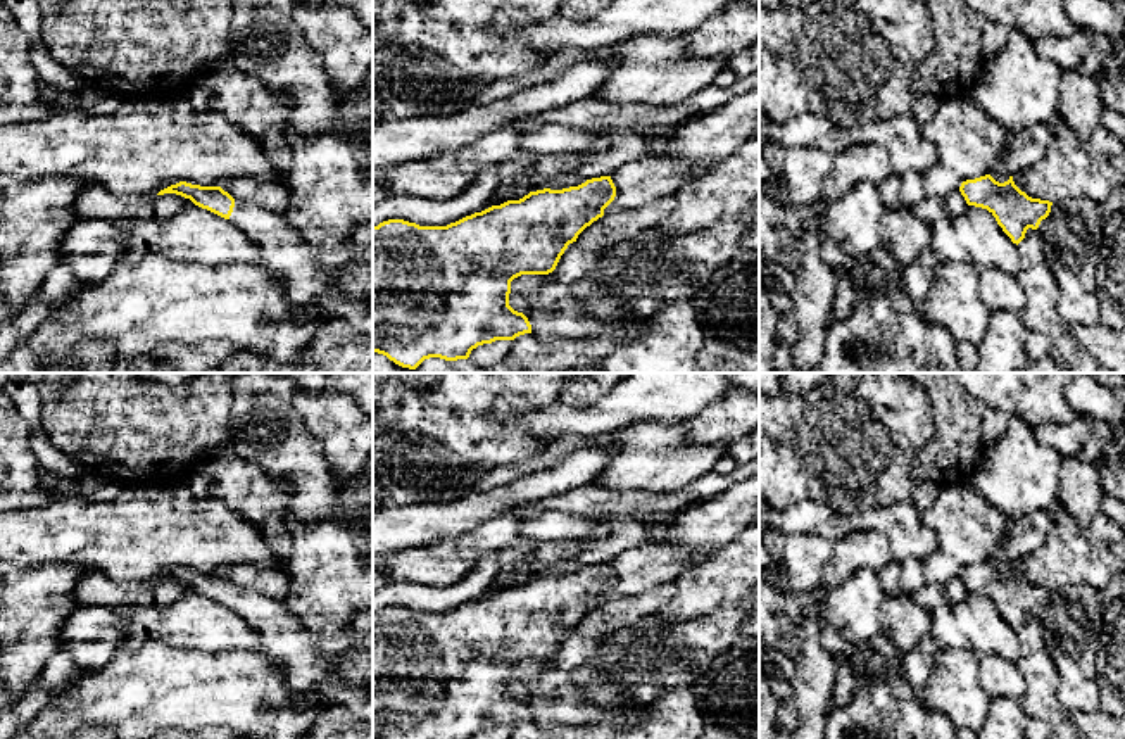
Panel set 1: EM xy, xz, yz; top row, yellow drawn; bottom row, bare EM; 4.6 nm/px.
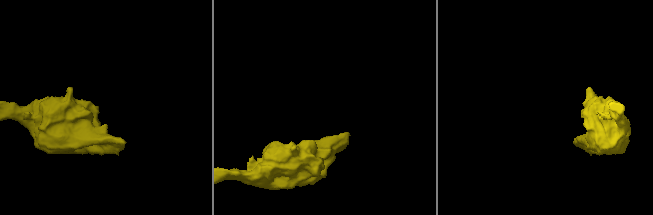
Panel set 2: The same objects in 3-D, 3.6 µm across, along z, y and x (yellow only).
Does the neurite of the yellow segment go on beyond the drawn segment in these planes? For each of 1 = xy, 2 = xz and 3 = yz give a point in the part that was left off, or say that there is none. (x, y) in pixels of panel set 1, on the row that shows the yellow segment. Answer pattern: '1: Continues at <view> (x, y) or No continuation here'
1: Continues at xy (285, 254)
2: No continuation here
3: No continuation here

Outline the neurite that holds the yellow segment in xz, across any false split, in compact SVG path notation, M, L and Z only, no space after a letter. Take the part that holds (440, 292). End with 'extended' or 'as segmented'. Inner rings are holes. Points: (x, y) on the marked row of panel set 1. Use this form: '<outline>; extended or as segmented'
M600 176L562 190L530 192L519 200L492 205L447 226L419 226L404 219L373 226L373 352L416 370L430 357L468 359L478 345L531 333L528 318L509 306L511 281L521 275L552 273L568 245L604 216L614 197L611 176Z; as segmented

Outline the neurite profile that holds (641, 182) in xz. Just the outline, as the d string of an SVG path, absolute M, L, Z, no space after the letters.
M647 155L623 164L611 174L611 180L616 186L616 197L604 209L604 214L638 209L671 195L690 180L690 174L682 162Z

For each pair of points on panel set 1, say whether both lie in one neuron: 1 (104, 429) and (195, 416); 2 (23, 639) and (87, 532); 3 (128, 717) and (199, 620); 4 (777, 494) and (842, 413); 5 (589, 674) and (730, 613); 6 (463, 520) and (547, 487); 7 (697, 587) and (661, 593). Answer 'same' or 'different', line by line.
1: same
2: different
3: different
4: same
5: same
6: same
7: different

